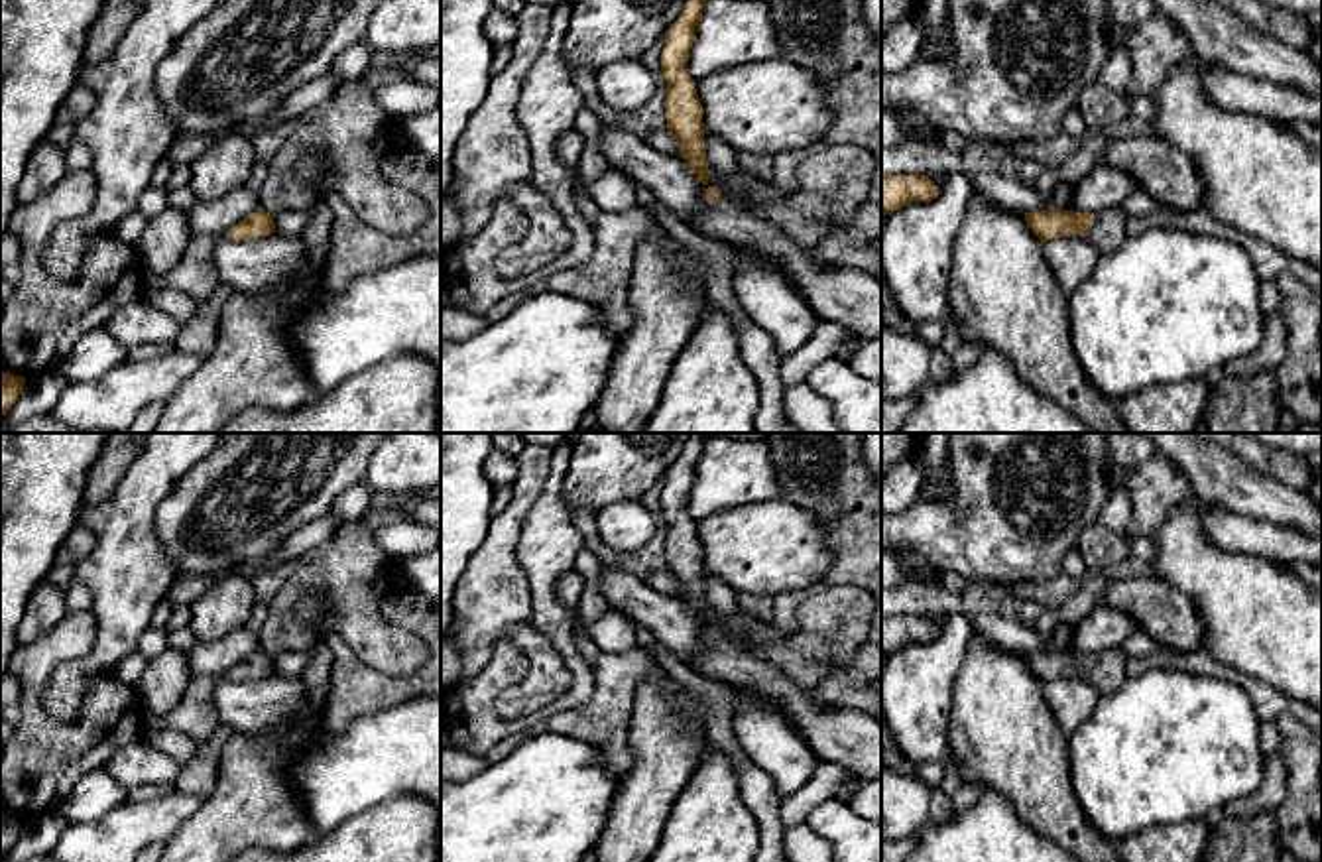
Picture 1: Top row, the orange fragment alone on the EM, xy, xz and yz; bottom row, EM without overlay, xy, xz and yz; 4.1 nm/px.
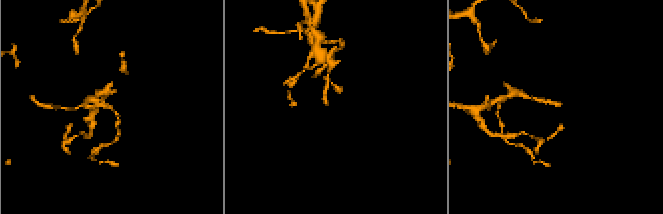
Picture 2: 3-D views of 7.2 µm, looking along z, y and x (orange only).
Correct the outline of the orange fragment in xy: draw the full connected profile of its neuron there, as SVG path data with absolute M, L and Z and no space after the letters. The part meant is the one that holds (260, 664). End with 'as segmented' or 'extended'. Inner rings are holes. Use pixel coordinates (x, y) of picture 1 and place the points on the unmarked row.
M260 647L218 677L193 675L183 697L169 710L148 716L146 732L173 728L191 738L195 744L203 744L220 726L220 716L214 705L216 685L222 679L254 681L273 673L273 657Z; extended

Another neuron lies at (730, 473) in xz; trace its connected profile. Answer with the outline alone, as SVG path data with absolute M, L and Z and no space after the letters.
M712 433L696 466L687 514L698 522L718 510L767 502L779 494L767 439L724 439Z

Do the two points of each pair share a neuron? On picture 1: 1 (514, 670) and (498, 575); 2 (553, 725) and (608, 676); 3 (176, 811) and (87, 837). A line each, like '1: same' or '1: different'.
1: different
2: same
3: same

